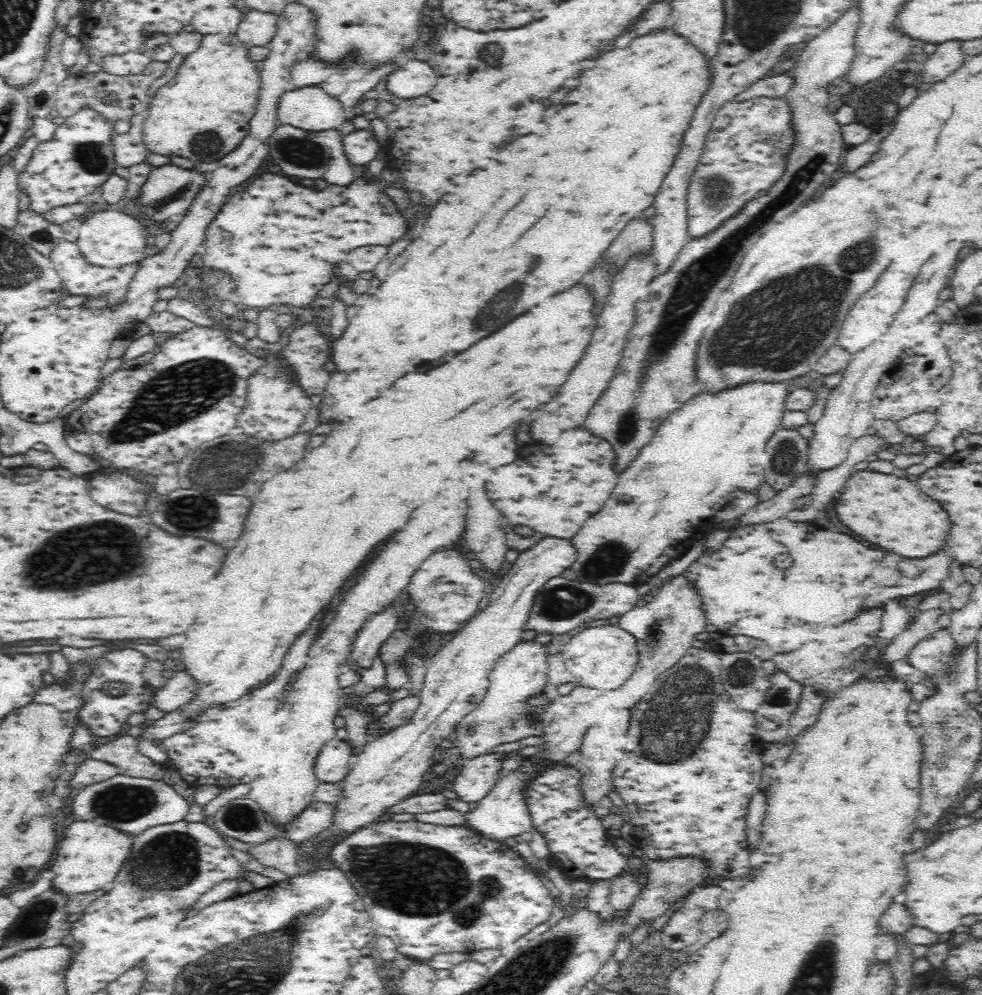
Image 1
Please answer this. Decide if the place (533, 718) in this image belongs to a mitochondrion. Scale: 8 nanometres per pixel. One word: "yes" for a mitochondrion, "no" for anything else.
no

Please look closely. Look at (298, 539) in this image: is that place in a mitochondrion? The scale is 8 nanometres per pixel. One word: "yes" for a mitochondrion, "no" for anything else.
no

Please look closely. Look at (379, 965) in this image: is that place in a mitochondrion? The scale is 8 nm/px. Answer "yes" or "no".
no

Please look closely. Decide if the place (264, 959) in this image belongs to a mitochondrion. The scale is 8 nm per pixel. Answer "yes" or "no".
yes

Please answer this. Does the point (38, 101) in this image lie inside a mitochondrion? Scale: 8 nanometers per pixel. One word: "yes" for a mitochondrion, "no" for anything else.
yes

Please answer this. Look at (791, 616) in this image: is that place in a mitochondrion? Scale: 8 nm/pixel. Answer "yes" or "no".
no

